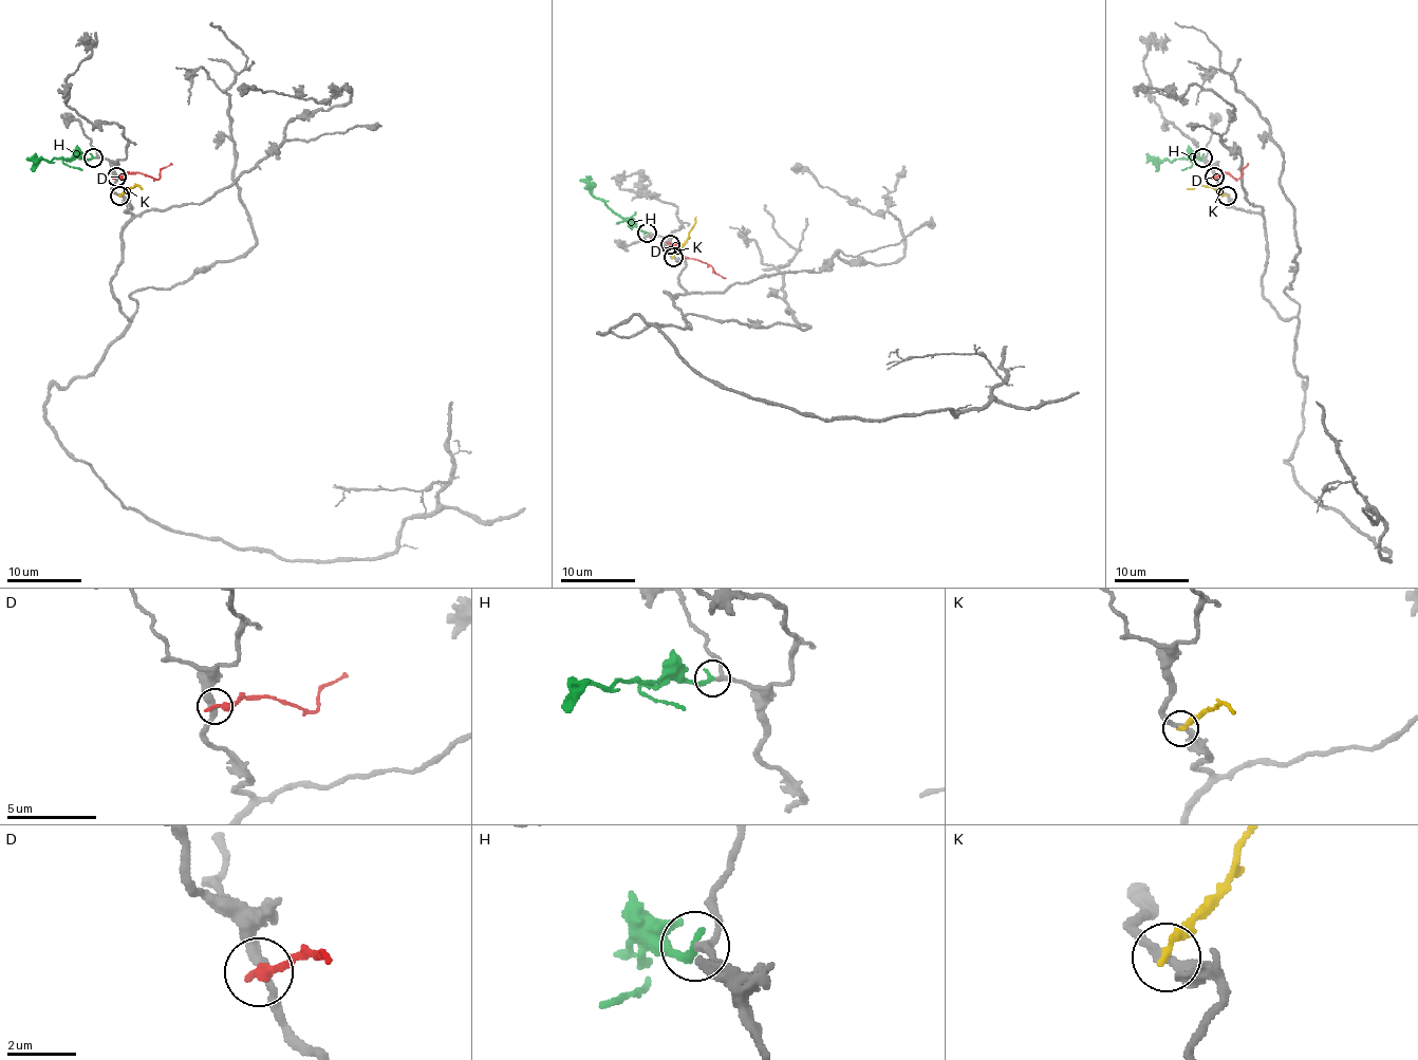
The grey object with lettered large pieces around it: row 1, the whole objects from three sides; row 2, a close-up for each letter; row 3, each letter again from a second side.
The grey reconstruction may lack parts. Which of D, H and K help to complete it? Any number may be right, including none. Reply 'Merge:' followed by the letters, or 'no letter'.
Merge: H

